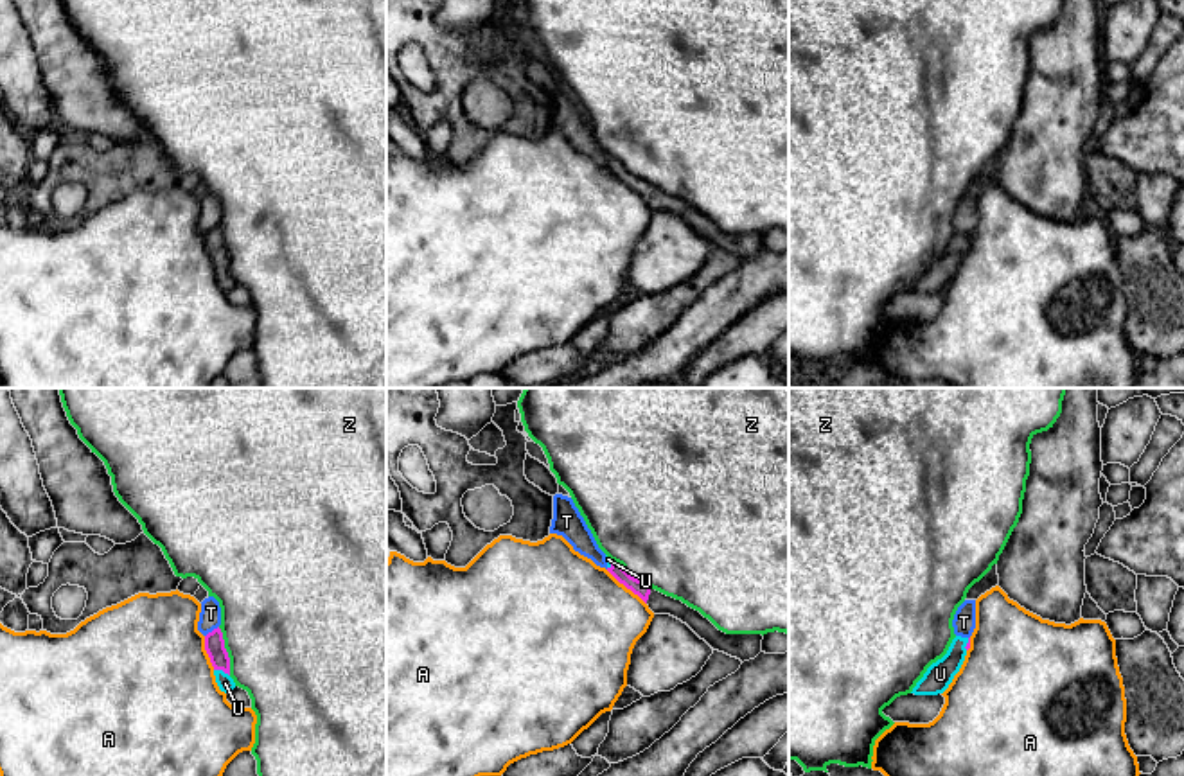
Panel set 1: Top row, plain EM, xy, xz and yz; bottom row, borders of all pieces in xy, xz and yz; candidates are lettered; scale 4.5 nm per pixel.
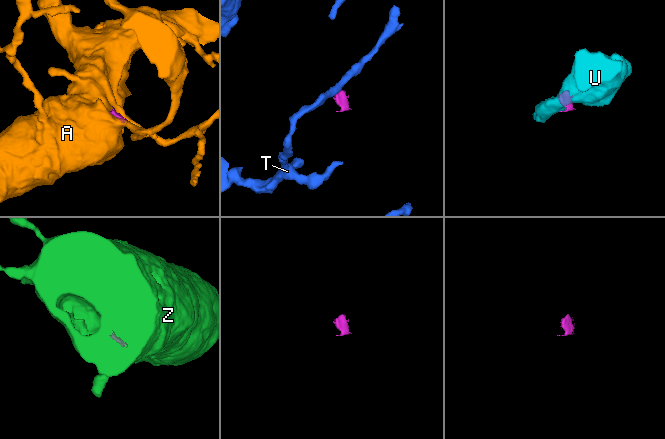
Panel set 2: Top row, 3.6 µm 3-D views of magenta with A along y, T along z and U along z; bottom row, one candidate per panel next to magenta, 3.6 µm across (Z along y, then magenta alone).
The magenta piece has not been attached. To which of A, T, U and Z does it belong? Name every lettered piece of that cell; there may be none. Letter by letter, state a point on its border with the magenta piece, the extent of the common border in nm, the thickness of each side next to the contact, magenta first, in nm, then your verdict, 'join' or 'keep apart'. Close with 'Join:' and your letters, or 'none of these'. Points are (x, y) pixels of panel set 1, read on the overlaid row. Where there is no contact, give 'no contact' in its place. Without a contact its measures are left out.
A: xz (626, 586) | 240 nm | 70/480 nm | keep apart
T: xy (212, 631) | 80 nm | 90/100 nm | keep apart
U: xy (221, 669) | 80 nm | 90/70 nm | join
Z: xy (225, 651) | 220 nm | 90/480 nm | keep apart
Join: U

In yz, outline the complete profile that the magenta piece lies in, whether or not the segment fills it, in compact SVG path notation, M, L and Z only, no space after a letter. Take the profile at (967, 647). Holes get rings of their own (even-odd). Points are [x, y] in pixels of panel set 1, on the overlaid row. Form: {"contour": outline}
{"contour": "M956 636L947 654L932 663L923 677L916 683L911 693L915 695L938 695L943 693L959 672L967 650L970 648L970 638Z"}

